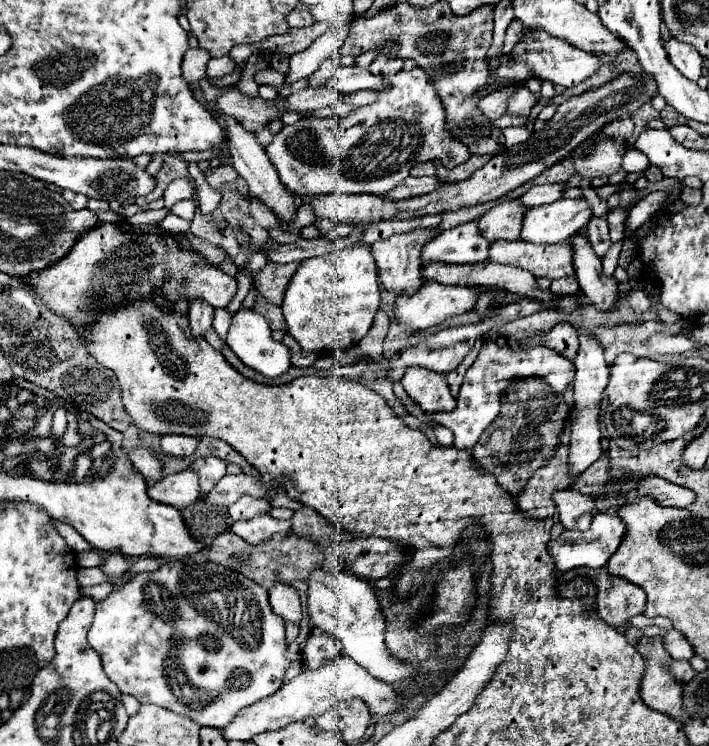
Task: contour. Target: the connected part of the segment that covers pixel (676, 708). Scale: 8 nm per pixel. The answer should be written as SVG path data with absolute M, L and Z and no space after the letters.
M642 636L638 642L638 652L646 662L640 690L644 704L656 712L672 716L678 722L690 722L690 716L682 708L682 682L668 672L672 658L664 648L662 636Z

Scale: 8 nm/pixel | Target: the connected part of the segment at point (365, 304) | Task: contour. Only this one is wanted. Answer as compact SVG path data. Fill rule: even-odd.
M354 244L320 258L302 260L298 266L298 272L294 272L286 288L282 314L288 324L288 334L296 338L296 342L302 346L304 352L318 352L320 356L332 356L334 352L352 348L368 334L378 306L380 306L380 288L378 288L376 264L370 254L370 246Z

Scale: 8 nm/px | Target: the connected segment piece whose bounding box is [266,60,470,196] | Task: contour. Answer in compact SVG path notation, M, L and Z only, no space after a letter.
M404 60L404 70L396 76L388 78L392 88L386 92L378 92L378 100L370 106L358 108L354 114L346 118L302 118L294 126L284 126L266 148L268 158L272 160L274 168L280 174L280 182L298 196L318 196L318 194L376 194L382 196L384 192L392 190L404 178L408 178L410 168L420 162L428 162L440 158L446 168L454 168L470 158L468 148L454 140L450 132L444 130L446 112L436 94L434 80L418 68L414 60Z

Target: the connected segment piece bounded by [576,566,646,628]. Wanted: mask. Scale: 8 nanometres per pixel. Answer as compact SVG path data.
M606 566L590 570L590 568L576 568L580 574L590 576L598 588L598 616L618 628L626 624L632 616L644 612L646 596L644 590L636 584L630 584L624 578L610 576Z

